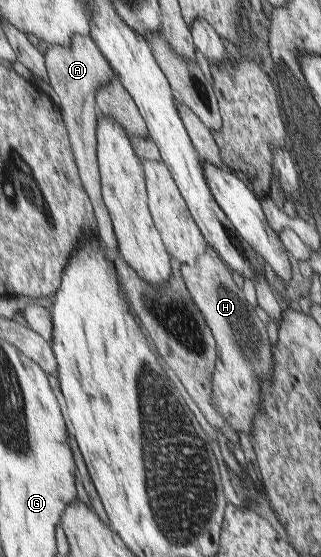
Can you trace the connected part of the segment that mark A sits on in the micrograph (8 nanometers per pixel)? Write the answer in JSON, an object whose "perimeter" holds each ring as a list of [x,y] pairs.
{"perimeter":[[[75,34],[71,46],[48,45],[44,54],[48,68],[47,81],[52,86],[59,98],[61,114],[69,128],[69,138],[72,139],[73,150],[76,152],[77,166],[80,167],[81,178],[84,180],[85,190],[92,199],[96,208],[98,220],[97,234],[113,256],[121,255],[118,238],[114,229],[111,213],[103,198],[103,184],[101,184],[101,170],[99,166],[99,142],[97,142],[97,130],[99,130],[99,117],[97,116],[97,104],[95,94],[100,87],[111,81],[112,71],[109,60],[105,58],[101,49],[95,44],[93,37],[88,34]]]}

